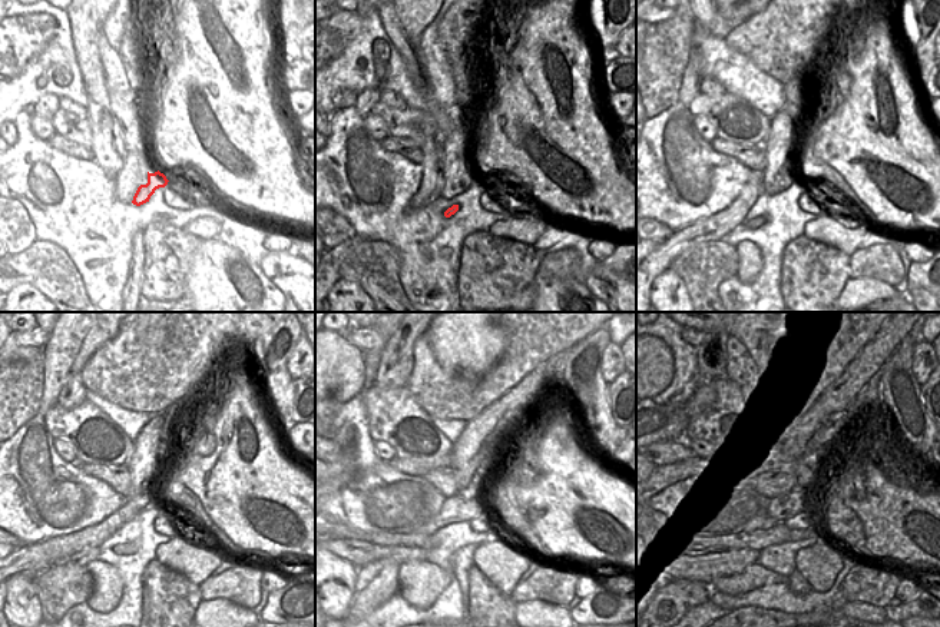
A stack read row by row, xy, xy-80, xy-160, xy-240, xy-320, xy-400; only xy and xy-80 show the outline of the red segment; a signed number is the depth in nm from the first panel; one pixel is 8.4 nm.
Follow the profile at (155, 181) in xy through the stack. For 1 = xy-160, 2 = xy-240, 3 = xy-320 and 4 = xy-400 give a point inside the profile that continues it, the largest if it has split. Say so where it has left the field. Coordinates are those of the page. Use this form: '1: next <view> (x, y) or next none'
1: next xy-160 (757, 222)
2: next xy-240 (82, 559)
3: next xy-320 (376, 583)
4: next xy-400 (682, 596)

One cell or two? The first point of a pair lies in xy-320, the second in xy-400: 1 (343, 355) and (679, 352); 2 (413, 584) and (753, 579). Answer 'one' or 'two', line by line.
1: two
2: one

